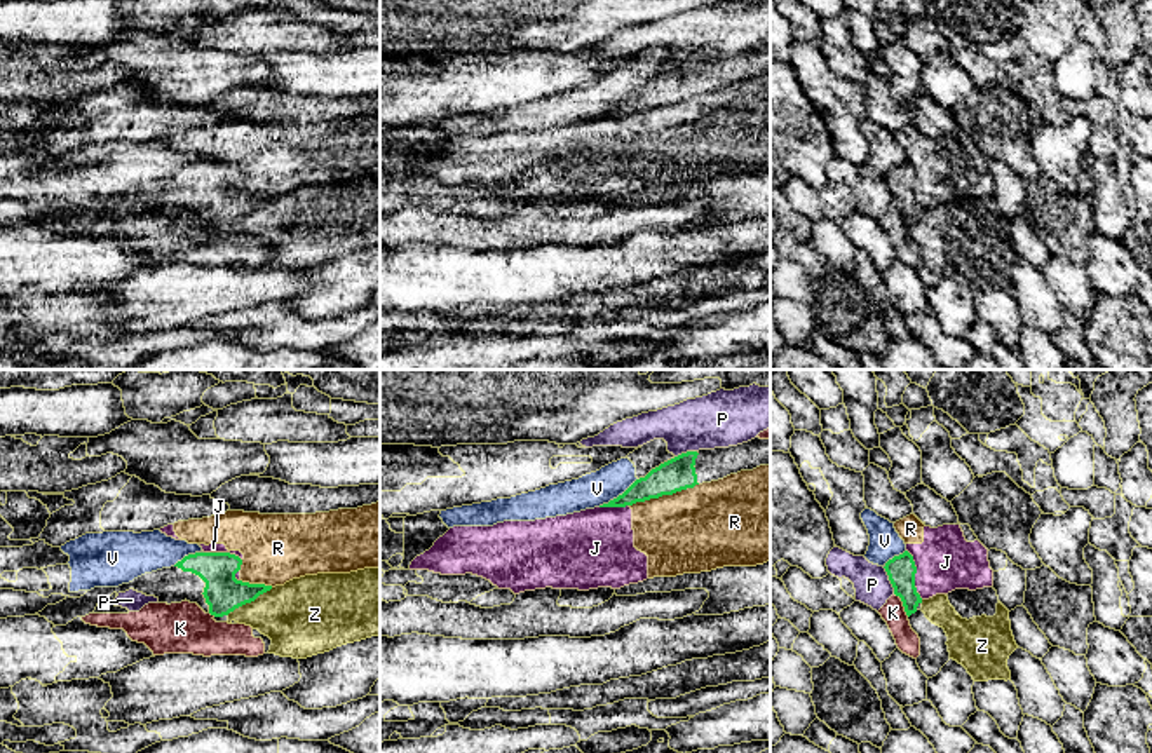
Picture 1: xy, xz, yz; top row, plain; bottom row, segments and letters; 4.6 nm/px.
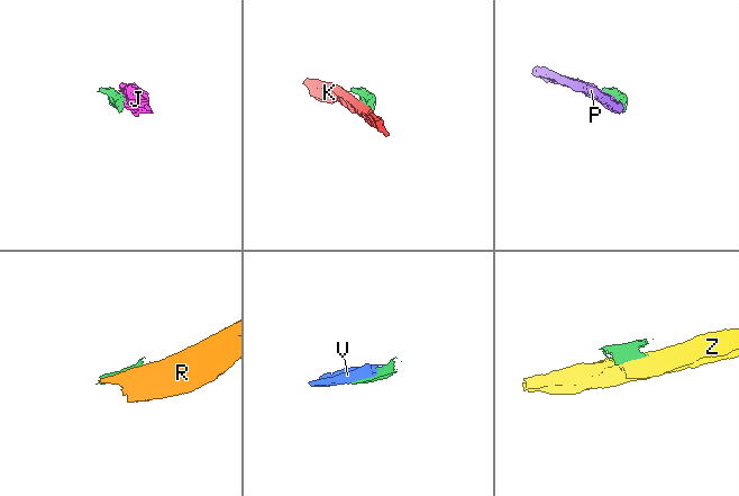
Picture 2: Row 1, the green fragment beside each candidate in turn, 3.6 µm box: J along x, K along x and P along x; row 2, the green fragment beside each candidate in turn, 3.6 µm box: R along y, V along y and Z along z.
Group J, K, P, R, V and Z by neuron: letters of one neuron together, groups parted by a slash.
J R / K / P / V / Z

